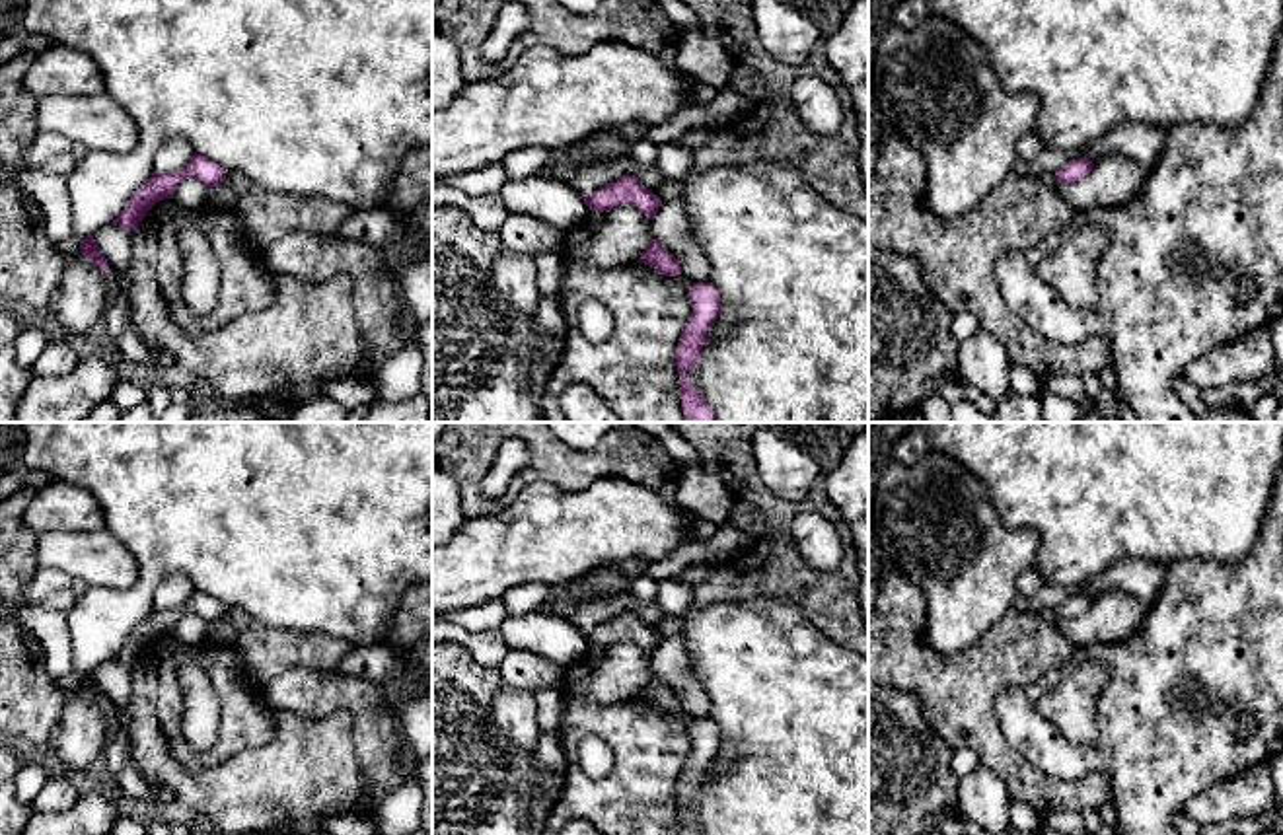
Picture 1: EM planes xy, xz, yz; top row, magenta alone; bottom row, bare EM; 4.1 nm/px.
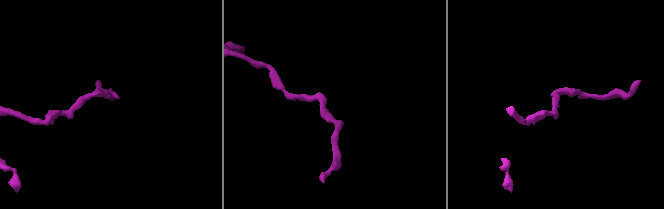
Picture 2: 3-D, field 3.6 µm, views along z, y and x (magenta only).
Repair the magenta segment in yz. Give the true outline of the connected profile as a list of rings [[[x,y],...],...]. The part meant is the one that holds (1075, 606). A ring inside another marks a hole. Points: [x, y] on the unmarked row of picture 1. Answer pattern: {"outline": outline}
{"outline": [[[1088,594],[1071,596],[1063,605],[1055,609],[1059,619],[1075,619],[1082,617],[1090,607],[1094,599]]]}

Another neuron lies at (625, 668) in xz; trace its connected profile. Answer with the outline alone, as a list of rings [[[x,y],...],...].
[[[631,638],[607,646],[592,672],[590,697],[600,705],[637,699],[650,679],[650,656]]]

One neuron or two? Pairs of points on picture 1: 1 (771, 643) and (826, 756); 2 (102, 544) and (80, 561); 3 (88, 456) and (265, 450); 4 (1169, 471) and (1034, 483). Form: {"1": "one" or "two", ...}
{"1": "one", "2": "one", "3": "one", "4": "one"}

